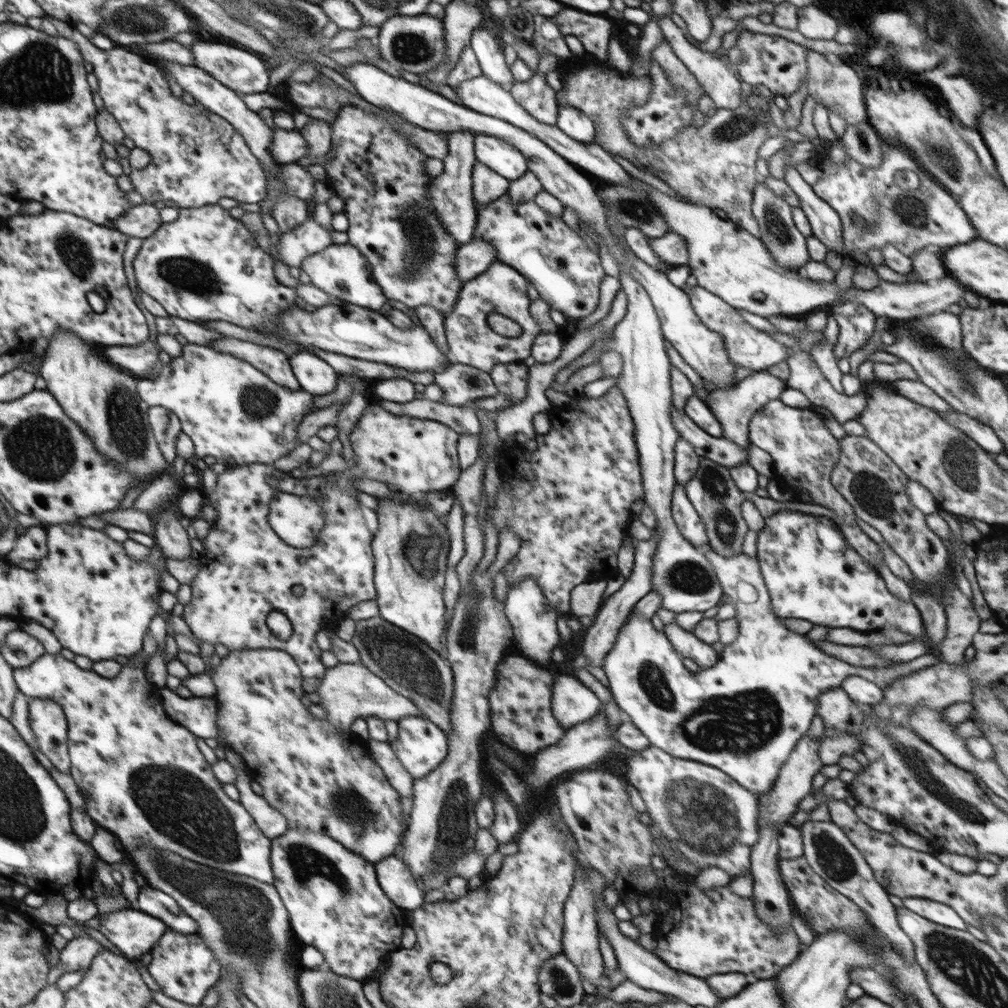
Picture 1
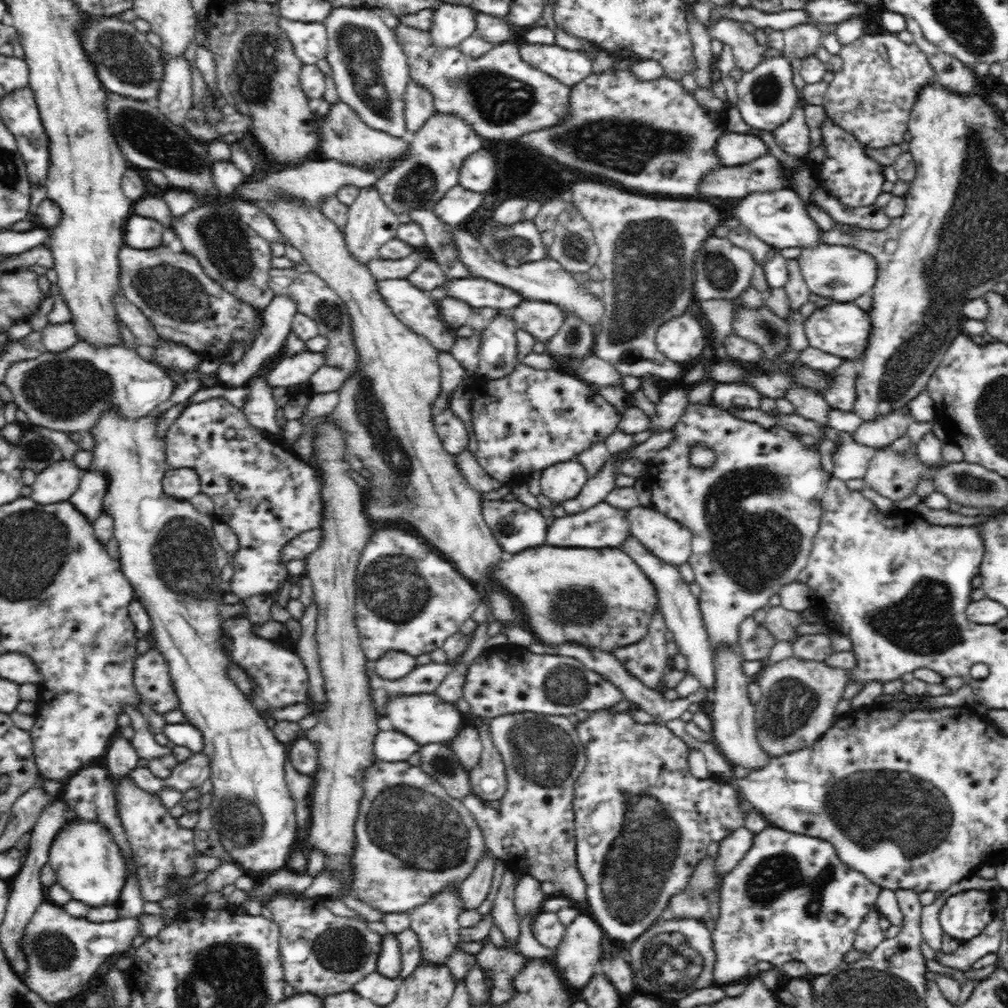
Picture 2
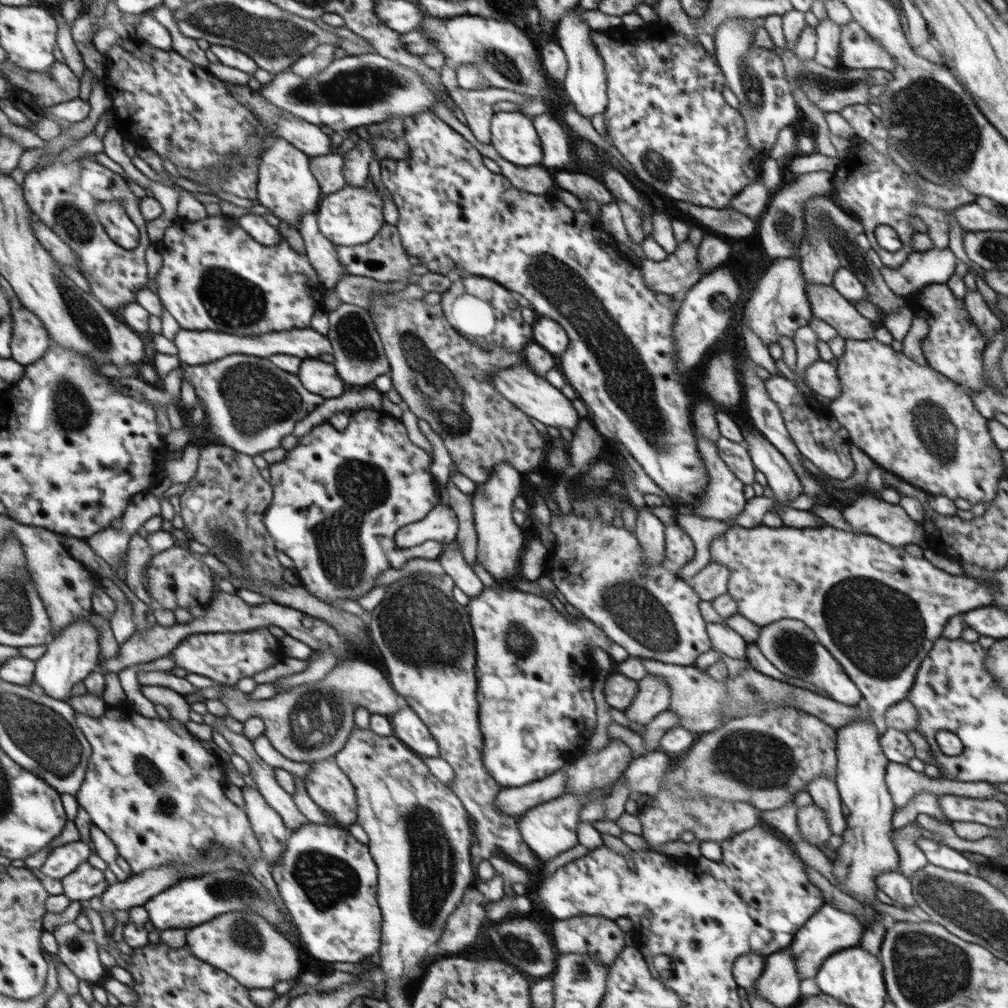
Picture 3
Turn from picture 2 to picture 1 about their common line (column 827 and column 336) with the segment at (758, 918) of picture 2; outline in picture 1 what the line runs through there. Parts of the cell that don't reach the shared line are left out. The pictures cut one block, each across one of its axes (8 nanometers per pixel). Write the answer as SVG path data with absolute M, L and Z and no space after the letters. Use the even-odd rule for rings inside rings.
M288 828L285 834L271 840L270 862L274 886L289 914L293 934L304 945L322 952L332 972L364 980L382 960L400 950L404 928L408 925L407 910L400 908L384 893L376 878L375 863L346 849L326 834Z

